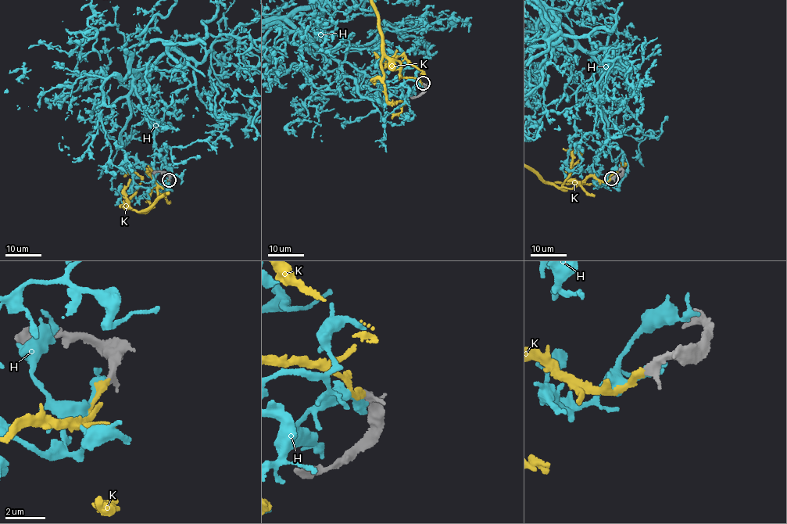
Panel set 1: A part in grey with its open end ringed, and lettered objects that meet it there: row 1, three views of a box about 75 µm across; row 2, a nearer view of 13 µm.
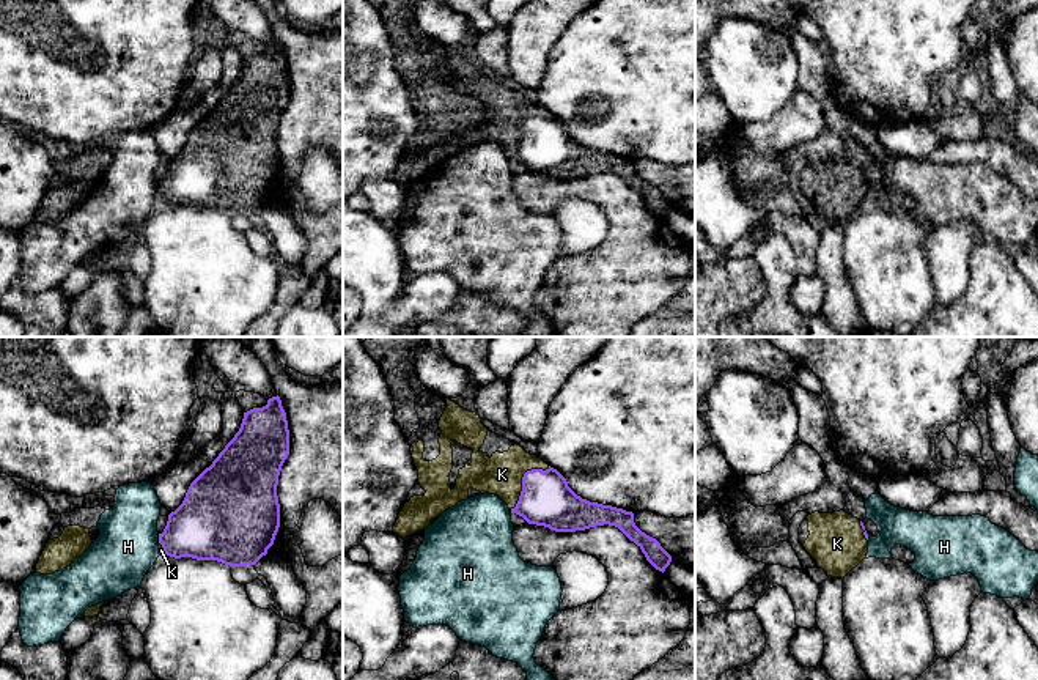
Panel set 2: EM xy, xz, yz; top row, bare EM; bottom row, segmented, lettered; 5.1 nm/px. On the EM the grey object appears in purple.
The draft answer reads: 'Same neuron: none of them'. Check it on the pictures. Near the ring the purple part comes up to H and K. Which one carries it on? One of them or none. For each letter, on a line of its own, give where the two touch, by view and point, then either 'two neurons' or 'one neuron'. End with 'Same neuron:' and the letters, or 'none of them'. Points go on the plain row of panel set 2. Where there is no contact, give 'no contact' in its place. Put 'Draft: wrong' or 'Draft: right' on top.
Draft: wrong
H: meets purple in xy at (159, 186); two neurons
K: meets purple in xz at (522, 128); one neuron
Same neuron: K

